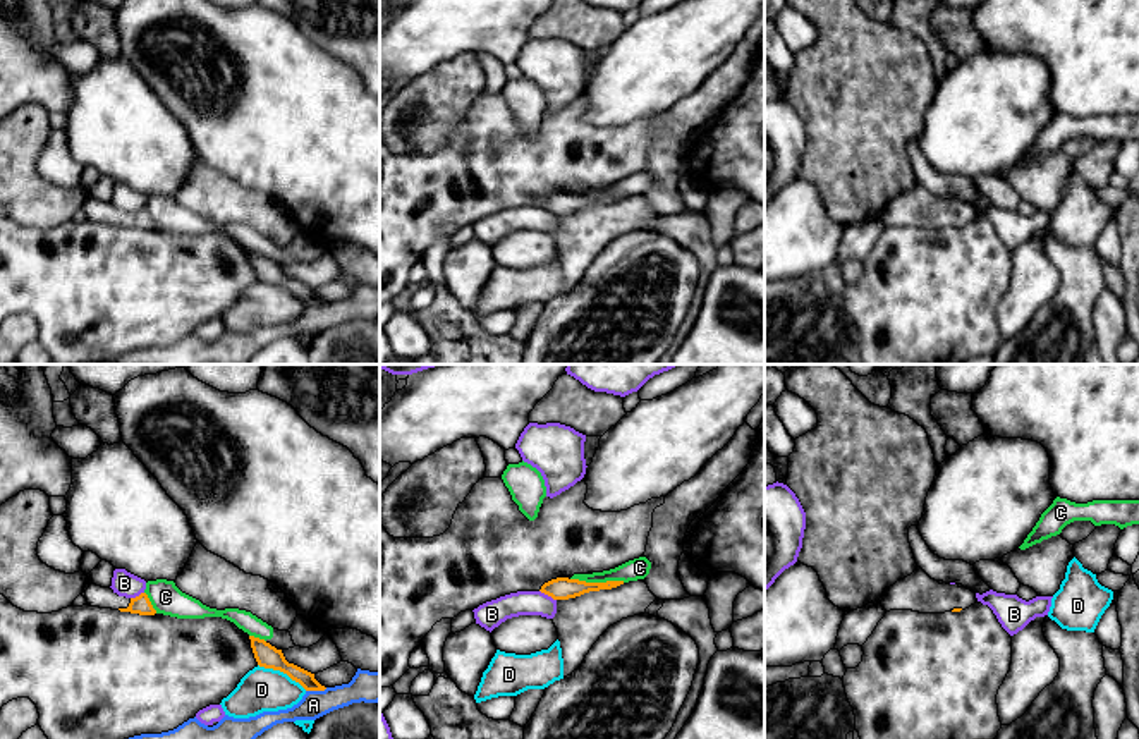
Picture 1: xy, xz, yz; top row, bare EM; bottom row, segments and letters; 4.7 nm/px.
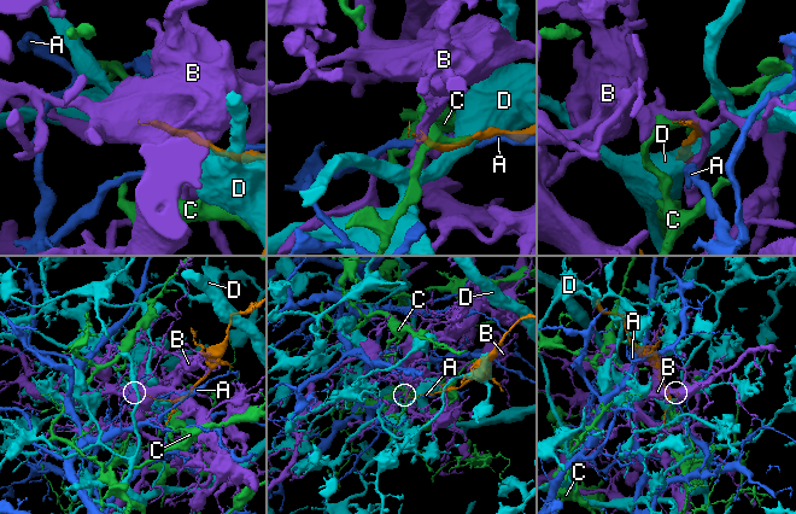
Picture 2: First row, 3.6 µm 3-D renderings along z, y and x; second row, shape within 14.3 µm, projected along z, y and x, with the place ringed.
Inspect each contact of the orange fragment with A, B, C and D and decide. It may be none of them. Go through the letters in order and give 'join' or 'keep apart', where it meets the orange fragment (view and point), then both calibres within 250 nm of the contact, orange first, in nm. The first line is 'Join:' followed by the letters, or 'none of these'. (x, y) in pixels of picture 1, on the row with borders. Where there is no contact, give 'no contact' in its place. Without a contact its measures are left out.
Join: none of these
A: keep apart | xy (316, 690) | 100/150 nm
B: keep apart | xz (548, 595) | 110/110 nm
C: keep apart | xz (598, 583) | 110/100 nm
D: keep apart | xy (282, 671) | 110/200 nm

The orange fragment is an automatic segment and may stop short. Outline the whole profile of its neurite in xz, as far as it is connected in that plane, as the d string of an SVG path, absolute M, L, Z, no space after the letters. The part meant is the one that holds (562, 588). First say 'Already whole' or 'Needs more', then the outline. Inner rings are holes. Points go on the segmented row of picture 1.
Already whole. M557 577L541 586L541 593L553 600L569 600L589 591L612 589L624 584L624 581L586 583L579 579Z

